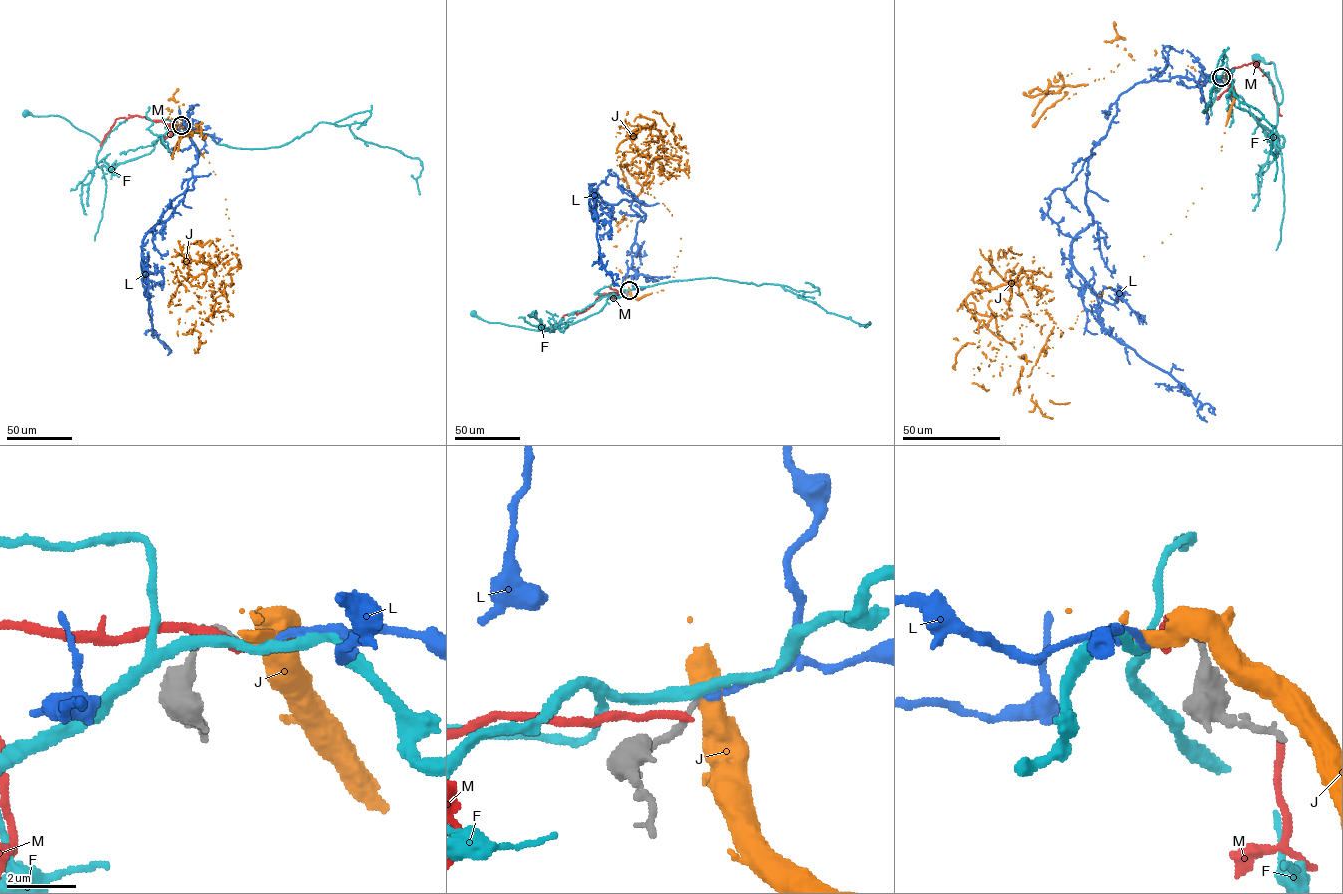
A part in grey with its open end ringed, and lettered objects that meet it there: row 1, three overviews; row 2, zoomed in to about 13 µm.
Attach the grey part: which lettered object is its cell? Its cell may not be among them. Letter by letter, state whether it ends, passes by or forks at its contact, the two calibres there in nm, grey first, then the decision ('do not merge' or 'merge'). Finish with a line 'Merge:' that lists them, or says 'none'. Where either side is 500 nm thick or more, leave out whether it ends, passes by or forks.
F: it passes by | 200/320 nm | do not merge
J: it forks | 200/440 nm | do not merge
L: it ends | 190/160 nm | merge
M: it ends | 280/240 nm | do not merge
Merge: L

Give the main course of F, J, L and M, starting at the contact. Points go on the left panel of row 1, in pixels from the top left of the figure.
F: (181, 126), (159, 137), (149, 153), (110, 169), (97, 165), (102, 144), (92, 136), (58, 116), (25, 113)
J: (181, 126), (232, 235), (194, 293), (240, 266), (214, 263), (202, 287), (177, 277), (179, 299)
L: (181, 126), (190, 127), (197, 152), (193, 188), (145, 235), (141, 251), (152, 328), (167, 355)
M: (180, 125), (137, 115), (118, 118), (98, 151)

